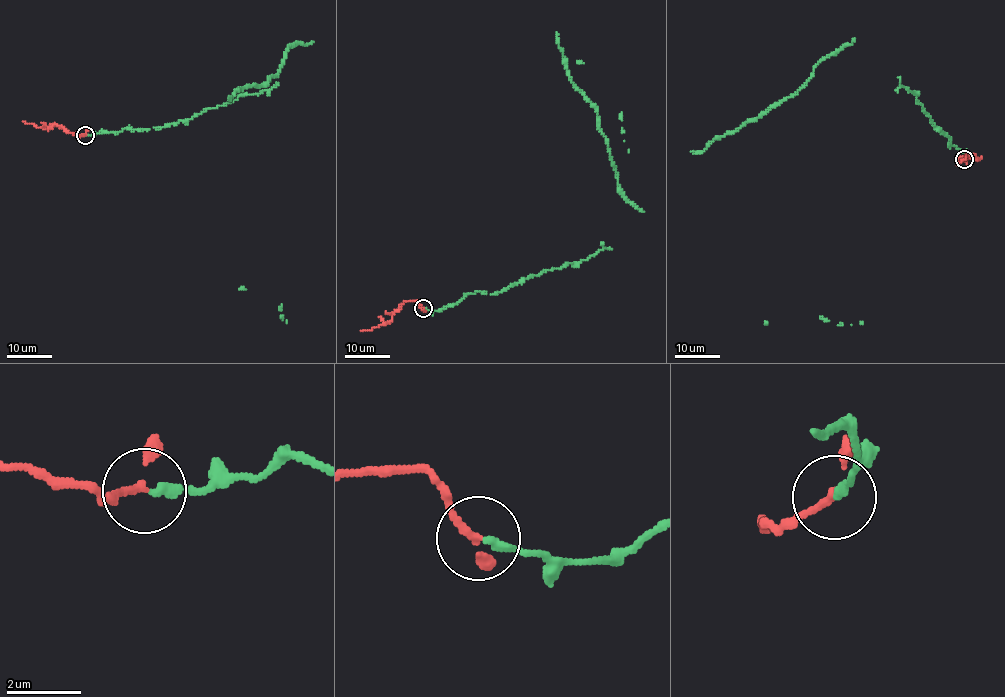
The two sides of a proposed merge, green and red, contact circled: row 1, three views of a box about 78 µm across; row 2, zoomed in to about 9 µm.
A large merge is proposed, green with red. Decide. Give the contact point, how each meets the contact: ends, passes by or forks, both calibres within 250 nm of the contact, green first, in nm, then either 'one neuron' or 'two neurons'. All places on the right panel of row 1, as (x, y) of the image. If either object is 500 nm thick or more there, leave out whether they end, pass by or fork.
place (964, 159); green ends; red passes by; calibres 220 and 140 nm; one neuron

